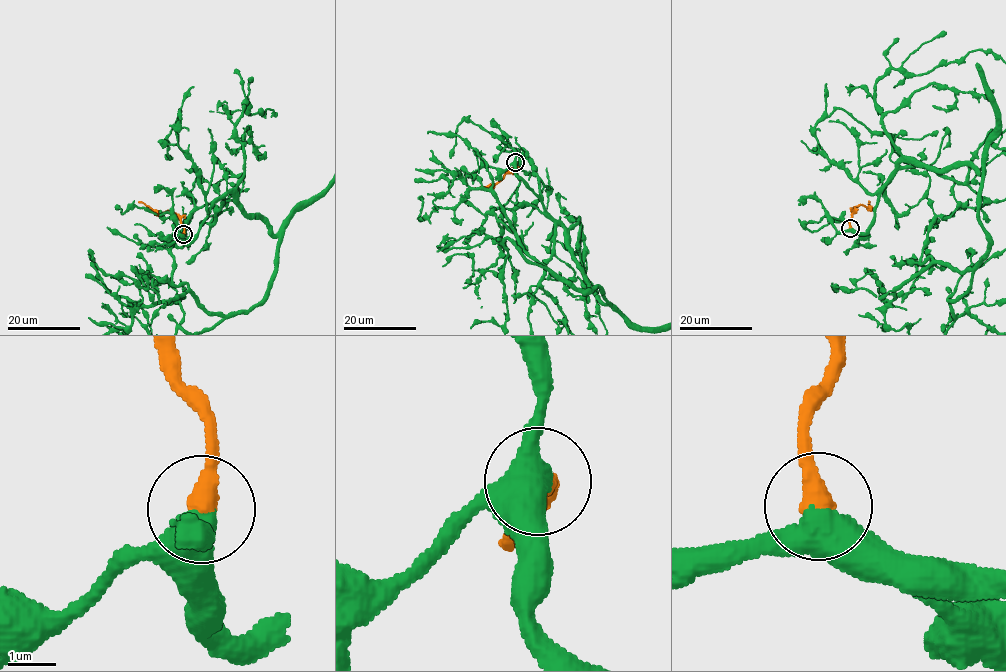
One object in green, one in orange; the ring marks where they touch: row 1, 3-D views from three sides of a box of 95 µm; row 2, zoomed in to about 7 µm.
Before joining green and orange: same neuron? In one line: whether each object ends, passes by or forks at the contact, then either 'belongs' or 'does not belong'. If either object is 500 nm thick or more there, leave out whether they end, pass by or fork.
belongs

